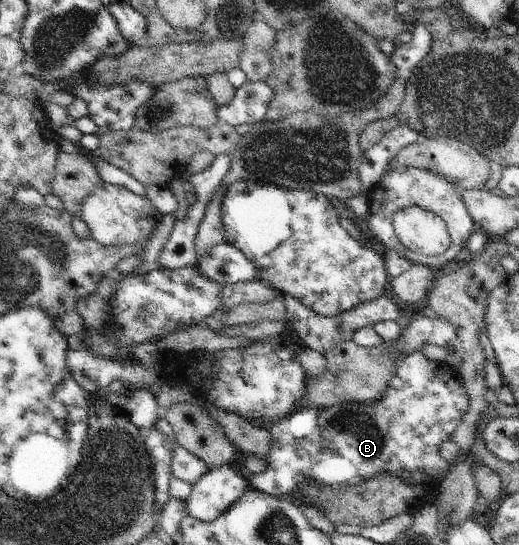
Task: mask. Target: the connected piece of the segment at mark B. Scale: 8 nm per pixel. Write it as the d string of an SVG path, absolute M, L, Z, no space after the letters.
M420 350L414 351L399 361L389 388L373 406L361 403L341 403L327 408L304 405L272 427L273 444L271 454L266 458L268 467L265 472L252 474L249 485L274 497L291 499L298 495L300 485L314 486L313 481L333 487L356 485L360 480L380 473L396 475L418 470L432 478L434 475L444 478L452 463L439 456L438 446L453 434L468 406L467 389L458 371L444 361L428 359Z

